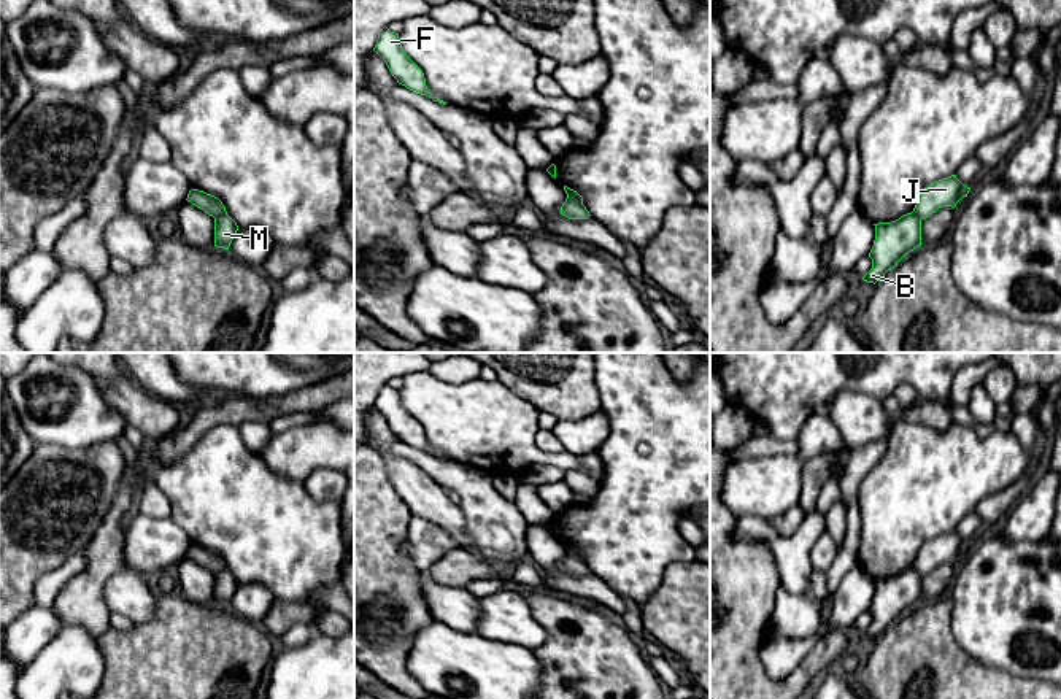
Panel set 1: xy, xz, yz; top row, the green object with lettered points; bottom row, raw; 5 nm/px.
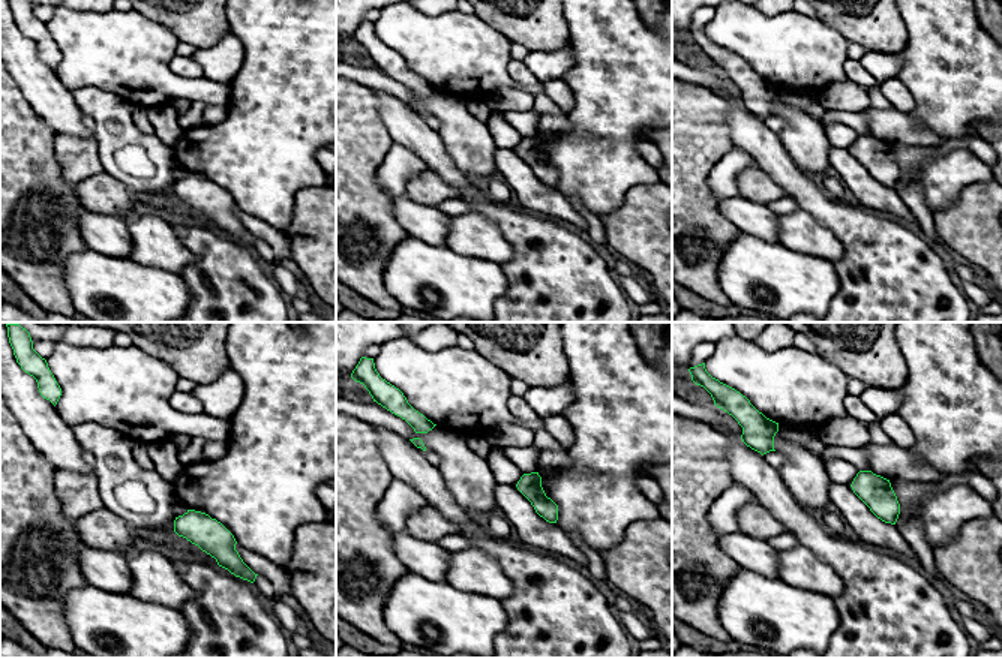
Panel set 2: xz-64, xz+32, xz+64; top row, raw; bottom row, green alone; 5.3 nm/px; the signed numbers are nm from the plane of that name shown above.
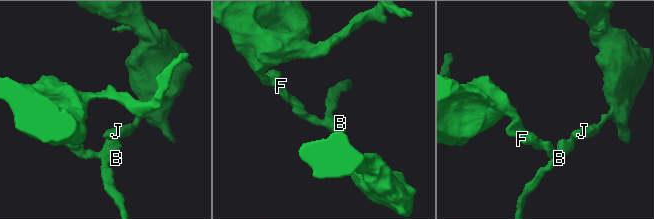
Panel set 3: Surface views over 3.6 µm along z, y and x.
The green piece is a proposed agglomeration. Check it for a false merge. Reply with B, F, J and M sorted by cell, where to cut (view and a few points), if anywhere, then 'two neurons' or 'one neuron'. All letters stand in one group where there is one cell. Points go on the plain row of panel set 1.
B F M / J | xz (567, 552), (582, 559) | two neurons

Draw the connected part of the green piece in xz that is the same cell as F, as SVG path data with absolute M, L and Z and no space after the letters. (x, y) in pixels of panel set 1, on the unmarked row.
M386 381L378 388L373 407L386 418L391 431L407 445L426 451L434 458L446 458L434 453L426 442L422 426L403 408L399 389L391 388Z

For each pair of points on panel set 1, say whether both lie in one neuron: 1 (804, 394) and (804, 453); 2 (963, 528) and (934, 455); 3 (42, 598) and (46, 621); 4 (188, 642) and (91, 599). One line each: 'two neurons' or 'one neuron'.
1: two neurons
2: two neurons
3: two neurons
4: two neurons

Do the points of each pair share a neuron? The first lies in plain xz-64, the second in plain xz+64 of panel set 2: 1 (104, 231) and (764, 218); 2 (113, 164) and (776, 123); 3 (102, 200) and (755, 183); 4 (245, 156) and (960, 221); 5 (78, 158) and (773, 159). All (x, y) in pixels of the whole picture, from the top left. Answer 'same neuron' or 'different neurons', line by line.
1: same neuron
2: different neurons
3: same neuron
4: different neurons
5: different neurons

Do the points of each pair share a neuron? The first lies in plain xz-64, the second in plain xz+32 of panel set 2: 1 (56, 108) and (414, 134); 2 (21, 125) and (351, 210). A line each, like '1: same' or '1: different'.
1: same
2: same

